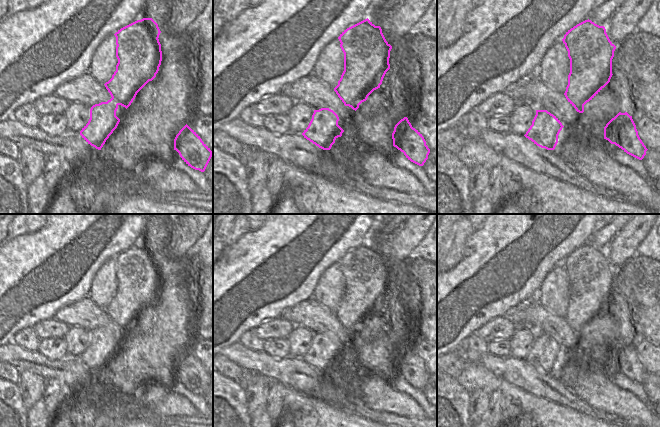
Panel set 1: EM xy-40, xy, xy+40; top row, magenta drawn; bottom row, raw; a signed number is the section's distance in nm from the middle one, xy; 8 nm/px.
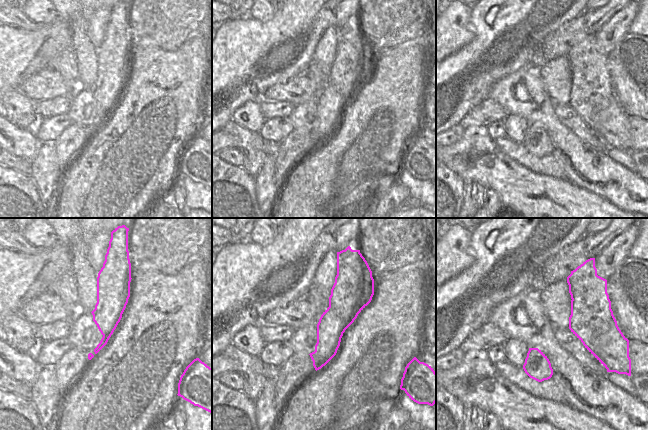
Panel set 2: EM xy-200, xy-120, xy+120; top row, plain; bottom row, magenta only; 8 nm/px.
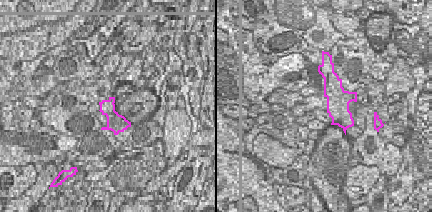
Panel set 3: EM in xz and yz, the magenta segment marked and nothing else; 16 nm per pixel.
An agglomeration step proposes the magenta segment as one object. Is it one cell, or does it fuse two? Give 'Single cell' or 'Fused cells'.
Fused cells

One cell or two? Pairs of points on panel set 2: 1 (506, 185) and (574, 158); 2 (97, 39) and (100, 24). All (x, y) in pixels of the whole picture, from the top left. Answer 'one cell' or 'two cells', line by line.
1: two cells
2: one cell

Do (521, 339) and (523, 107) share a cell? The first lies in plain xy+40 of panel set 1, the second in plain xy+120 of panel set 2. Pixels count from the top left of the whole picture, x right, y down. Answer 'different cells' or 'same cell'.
different cells

